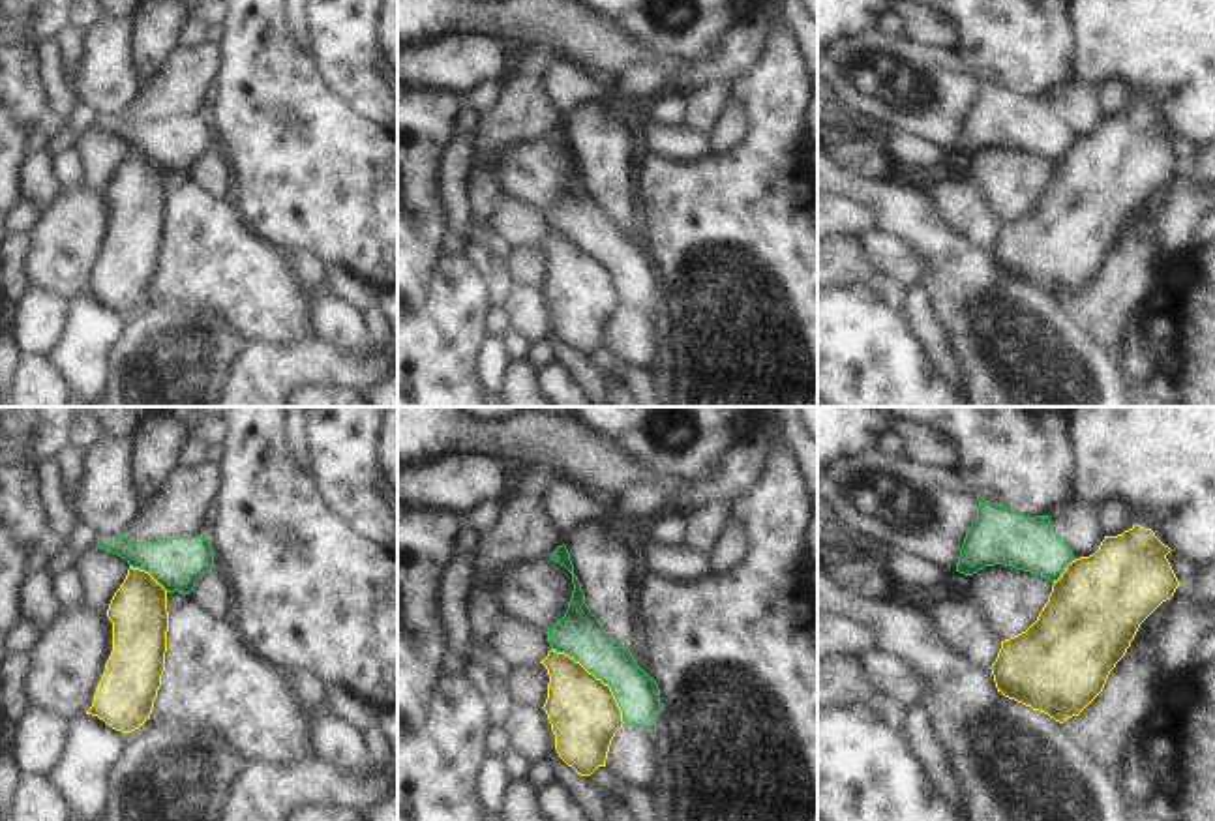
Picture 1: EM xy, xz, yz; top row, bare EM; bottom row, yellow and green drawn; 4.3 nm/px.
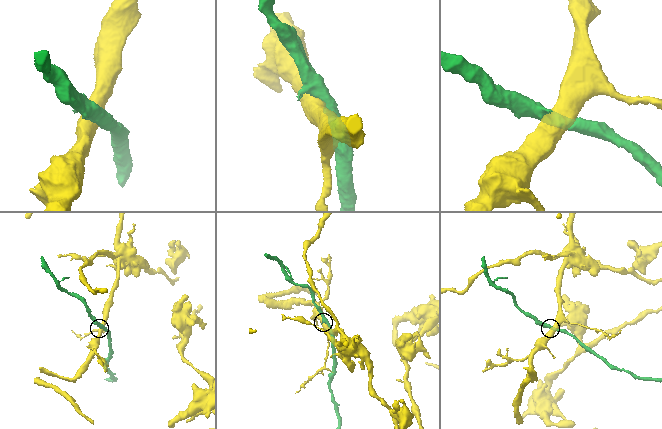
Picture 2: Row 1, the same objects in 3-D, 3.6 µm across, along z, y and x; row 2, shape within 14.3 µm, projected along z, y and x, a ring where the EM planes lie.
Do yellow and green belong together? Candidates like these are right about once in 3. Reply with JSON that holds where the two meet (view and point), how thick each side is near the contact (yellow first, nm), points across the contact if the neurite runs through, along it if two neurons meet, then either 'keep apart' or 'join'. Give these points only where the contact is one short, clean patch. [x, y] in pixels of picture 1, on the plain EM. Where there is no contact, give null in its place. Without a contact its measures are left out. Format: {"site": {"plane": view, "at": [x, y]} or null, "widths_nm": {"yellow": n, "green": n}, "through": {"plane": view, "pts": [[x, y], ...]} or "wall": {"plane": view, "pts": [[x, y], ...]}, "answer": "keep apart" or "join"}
{"site": {"plane": "xz", "at": [599, 259]}, "widths_nm": {"yellow": 300, "green": 200}, "answer": "keep apart"}

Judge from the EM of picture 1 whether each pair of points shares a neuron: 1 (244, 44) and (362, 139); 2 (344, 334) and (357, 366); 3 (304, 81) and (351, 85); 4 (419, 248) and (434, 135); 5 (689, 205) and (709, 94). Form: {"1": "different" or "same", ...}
{"1": "same", "2": "different", "3": "different", "4": "same", "5": "different"}

